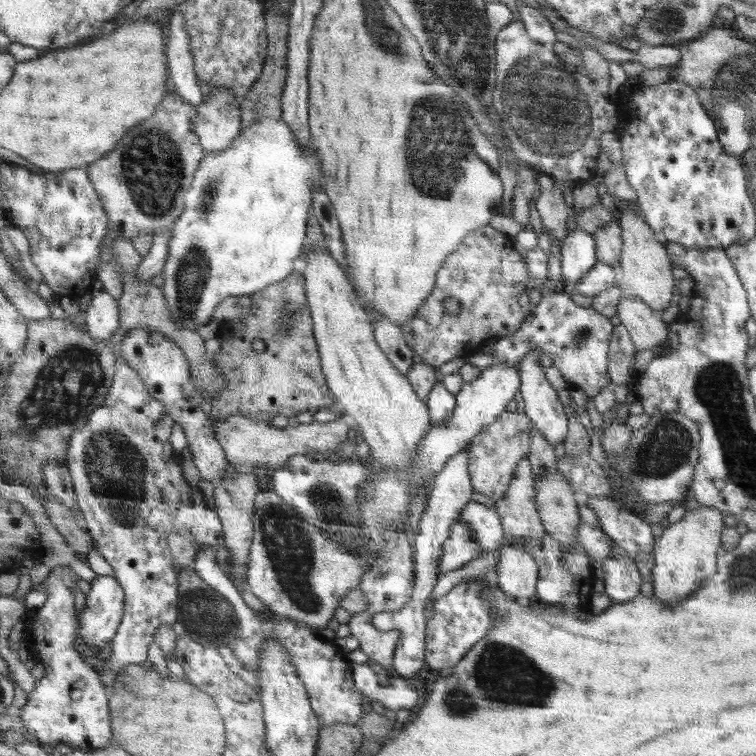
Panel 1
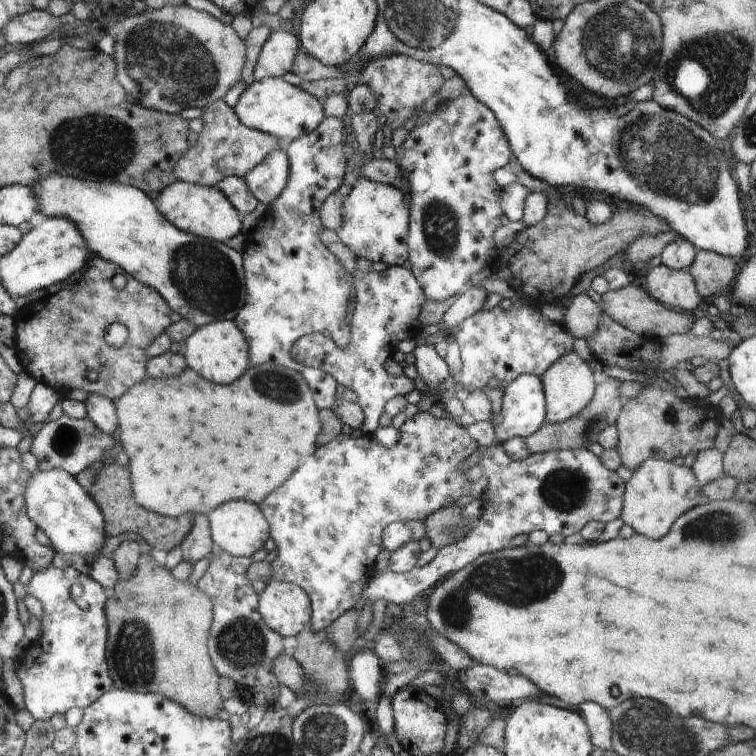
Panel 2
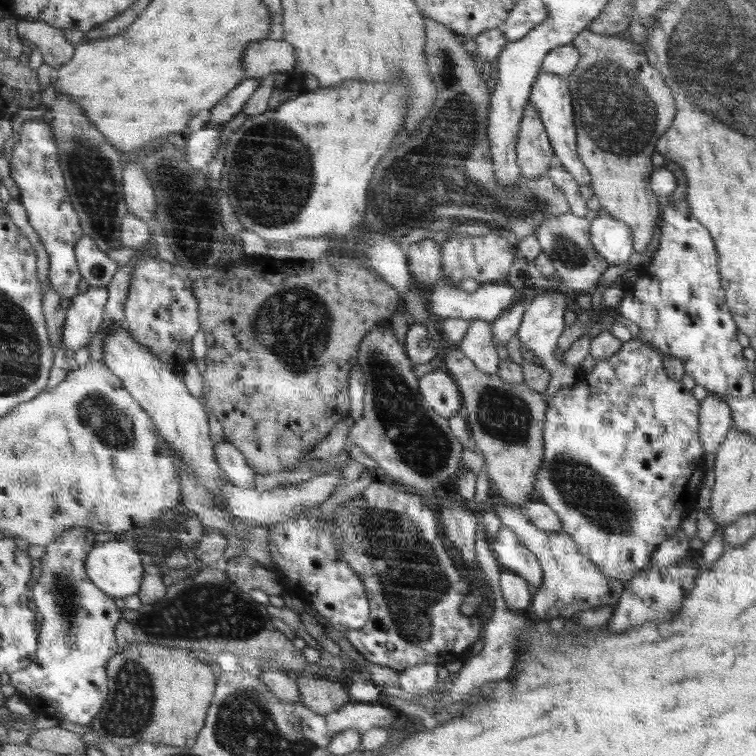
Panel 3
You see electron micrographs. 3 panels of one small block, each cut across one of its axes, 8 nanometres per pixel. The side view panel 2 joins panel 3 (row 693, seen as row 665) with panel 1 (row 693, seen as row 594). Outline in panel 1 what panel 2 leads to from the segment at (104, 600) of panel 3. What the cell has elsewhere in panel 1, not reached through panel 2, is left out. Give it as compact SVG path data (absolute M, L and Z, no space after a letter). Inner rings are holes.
M67 566L53 568L43 590L47 592L47 602L43 608L27 616L27 628L23 632L23 642L31 652L37 654L41 666L45 666L45 676L37 680L37 690L27 696L27 704L19 710L19 716L29 734L33 734L41 744L69 744L69 748L93 752L113 744L113 716L111 716L111 694L99 672L85 662L85 656L77 650L85 644L81 636L81 620L75 610L75 586L77 576Z

